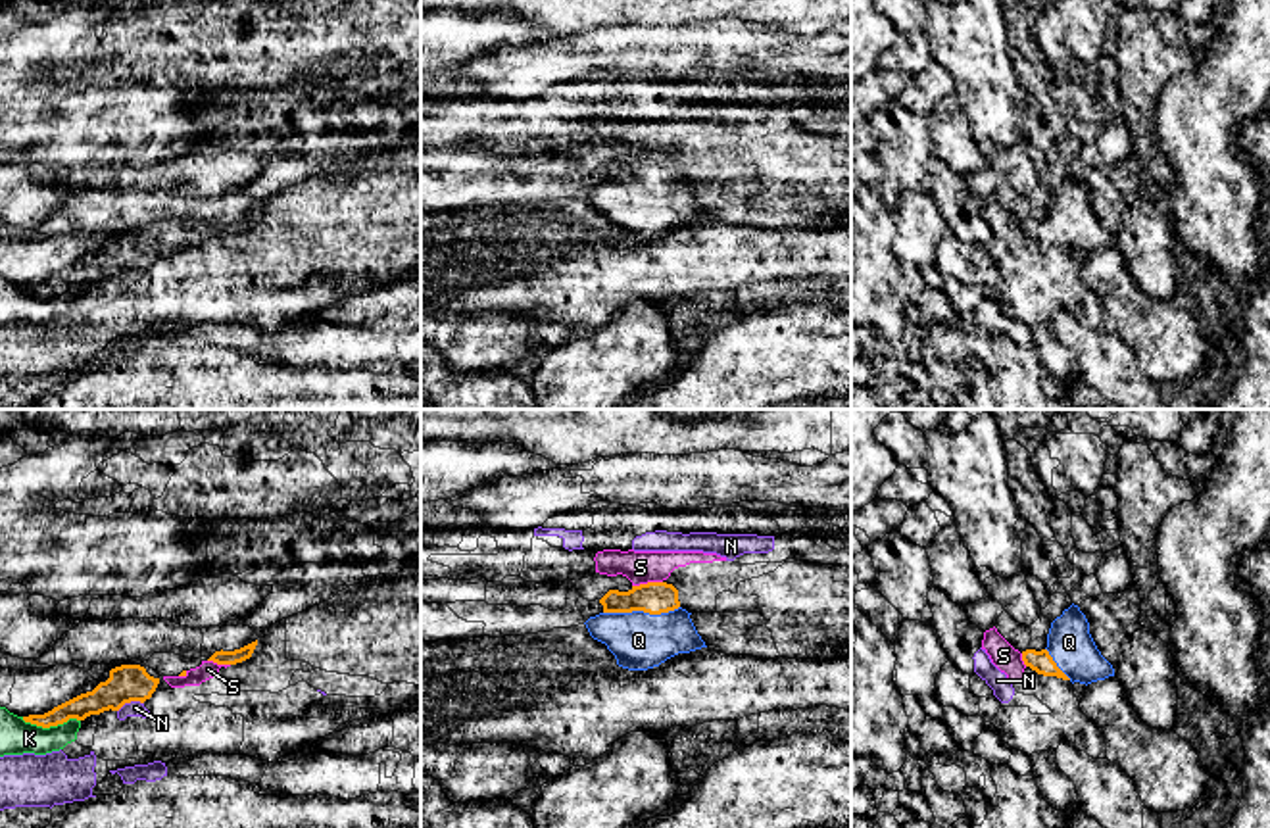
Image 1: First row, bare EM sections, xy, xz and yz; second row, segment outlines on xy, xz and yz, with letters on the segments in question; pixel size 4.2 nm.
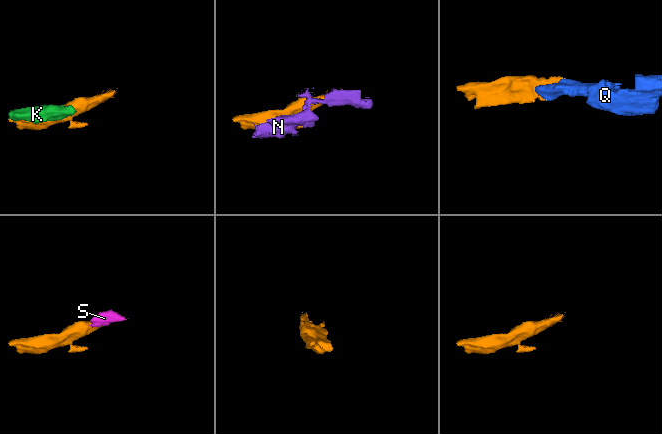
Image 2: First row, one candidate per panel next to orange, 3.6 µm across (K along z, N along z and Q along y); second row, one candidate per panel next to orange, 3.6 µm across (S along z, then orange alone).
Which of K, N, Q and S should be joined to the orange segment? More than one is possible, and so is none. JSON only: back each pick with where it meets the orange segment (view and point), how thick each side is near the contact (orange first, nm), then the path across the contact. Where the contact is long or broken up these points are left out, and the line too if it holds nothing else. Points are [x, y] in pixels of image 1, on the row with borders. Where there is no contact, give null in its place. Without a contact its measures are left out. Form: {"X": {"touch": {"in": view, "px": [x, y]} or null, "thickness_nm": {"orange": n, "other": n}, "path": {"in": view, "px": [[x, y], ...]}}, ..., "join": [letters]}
{"Q": {"touch": {"in": "xz", "px": [640, 609]}, "thickness_nm": {"orange": 140, "other": 240}}, "join": ["Q"]}

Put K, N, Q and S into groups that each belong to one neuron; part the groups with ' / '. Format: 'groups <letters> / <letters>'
groups K / N S / Q

